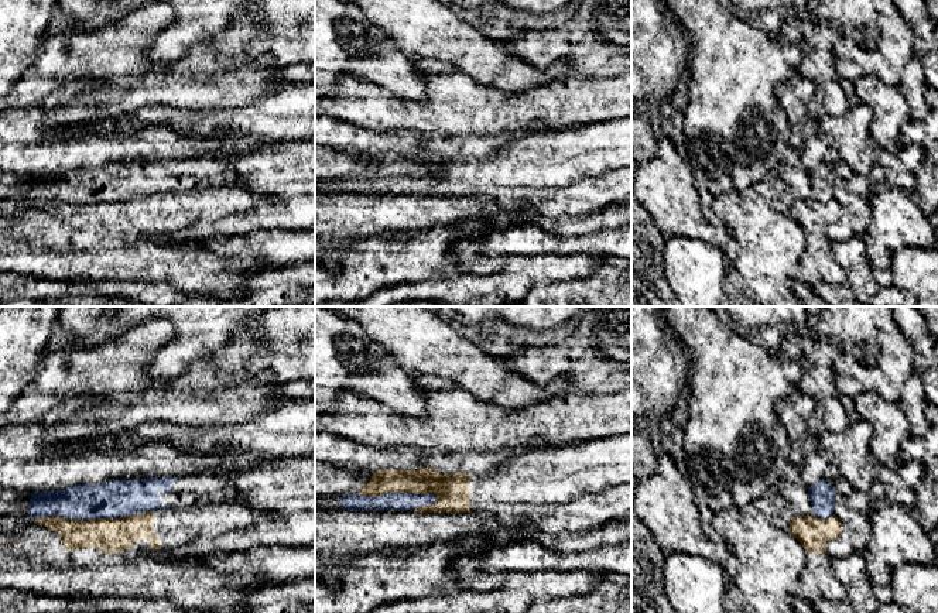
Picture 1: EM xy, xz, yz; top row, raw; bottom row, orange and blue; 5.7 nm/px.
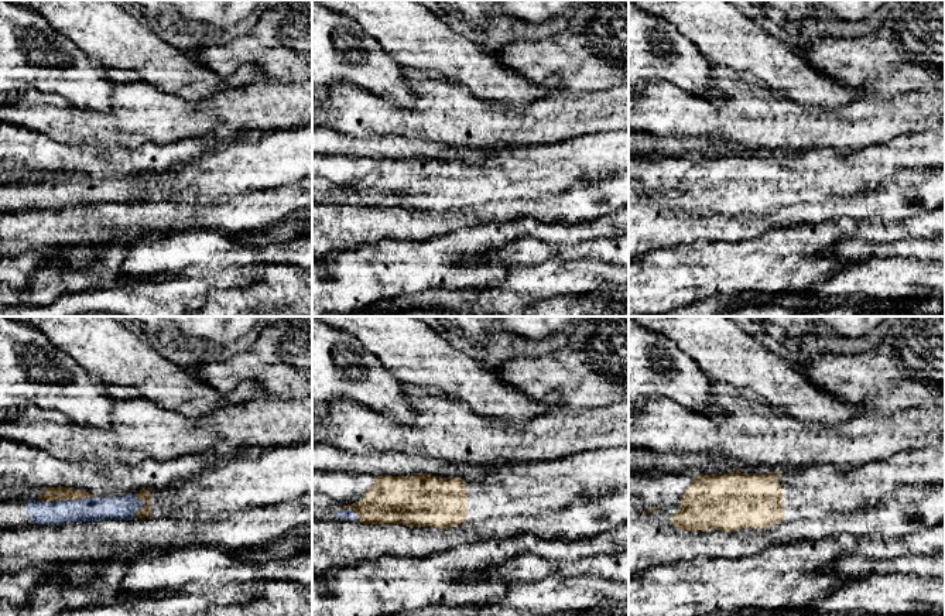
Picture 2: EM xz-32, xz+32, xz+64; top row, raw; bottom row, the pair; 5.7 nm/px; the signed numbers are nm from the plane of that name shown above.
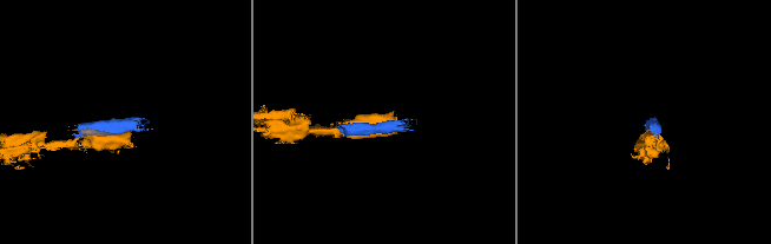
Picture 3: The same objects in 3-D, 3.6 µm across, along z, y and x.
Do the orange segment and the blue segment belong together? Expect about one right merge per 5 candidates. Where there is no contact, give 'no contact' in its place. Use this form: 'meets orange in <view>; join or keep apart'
meets orange in xy; keep apart

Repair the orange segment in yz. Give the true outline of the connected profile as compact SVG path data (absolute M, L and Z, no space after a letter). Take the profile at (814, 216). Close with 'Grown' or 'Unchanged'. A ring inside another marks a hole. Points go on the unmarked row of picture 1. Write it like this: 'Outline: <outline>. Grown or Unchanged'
Outline: M833 198L826 203L818 199L797 199L791 202L788 215L802 227L807 234L807 249L790 277L808 285L817 282L846 284L848 275L835 260L826 227L836 223L843 208Z. Grown

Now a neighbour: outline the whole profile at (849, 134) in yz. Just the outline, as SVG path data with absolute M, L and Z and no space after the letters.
M862 103L848 107L839 116L824 114L815 120L817 131L859 175L867 175L874 161L872 157L870 124L873 110Z

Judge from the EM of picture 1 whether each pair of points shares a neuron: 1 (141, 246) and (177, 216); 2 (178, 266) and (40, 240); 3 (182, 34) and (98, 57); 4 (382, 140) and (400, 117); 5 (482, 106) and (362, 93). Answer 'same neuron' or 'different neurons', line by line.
1: same neuron
2: same neuron
3: different neurons
4: different neurons
5: same neuron

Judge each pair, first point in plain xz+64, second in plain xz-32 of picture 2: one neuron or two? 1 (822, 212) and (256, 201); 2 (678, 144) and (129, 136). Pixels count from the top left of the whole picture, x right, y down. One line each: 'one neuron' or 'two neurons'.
1: one neuron
2: two neurons

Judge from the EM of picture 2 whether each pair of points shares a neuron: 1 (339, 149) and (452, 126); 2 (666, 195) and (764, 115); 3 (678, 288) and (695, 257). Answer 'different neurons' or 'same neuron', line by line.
1: different neurons
2: different neurons
3: same neuron

